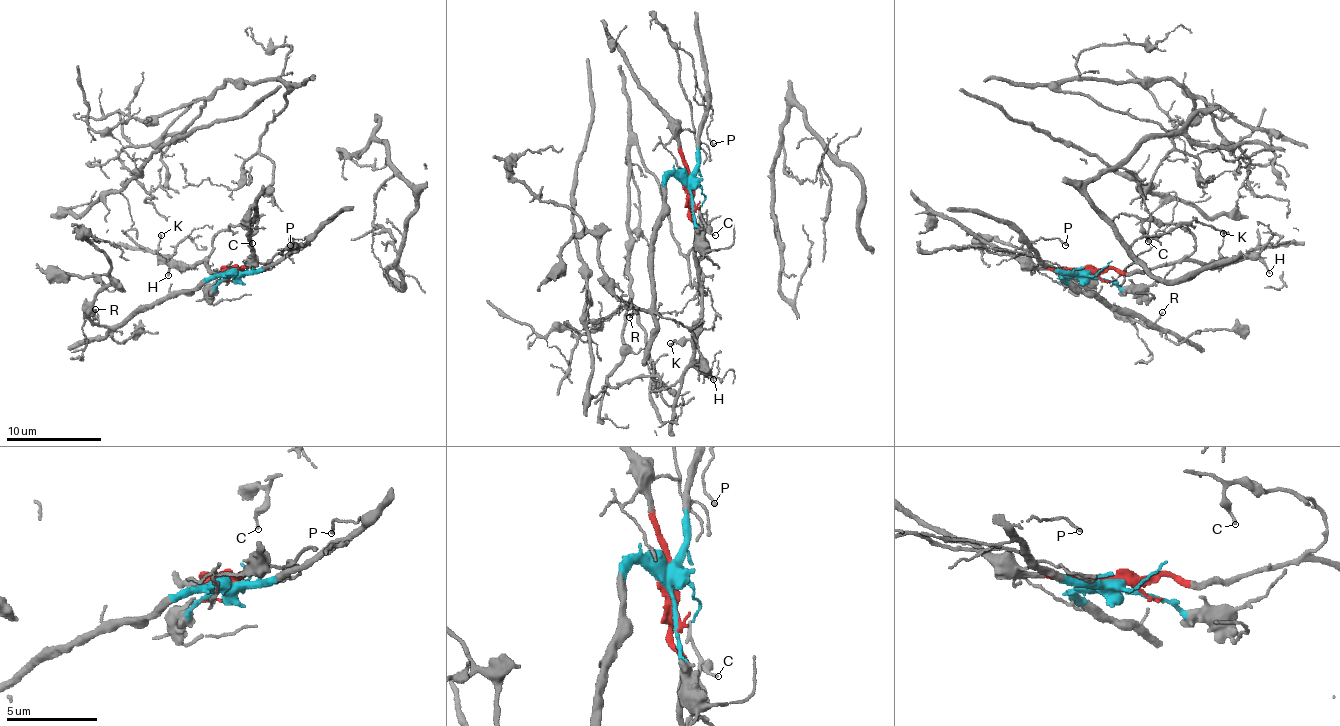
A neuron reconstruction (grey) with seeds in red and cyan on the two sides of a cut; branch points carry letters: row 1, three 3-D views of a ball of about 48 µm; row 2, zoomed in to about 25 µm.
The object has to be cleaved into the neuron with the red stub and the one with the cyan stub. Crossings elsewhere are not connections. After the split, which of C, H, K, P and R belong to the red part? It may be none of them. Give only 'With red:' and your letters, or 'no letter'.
With red: C, H, K

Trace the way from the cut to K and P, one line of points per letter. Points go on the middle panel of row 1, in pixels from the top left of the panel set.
K: (688, 188), (700, 285), (699, 330), (689, 339), (670, 342)
P: (690, 188), (699, 129), (711, 106), (713, 113), (706, 132), (713, 144)

